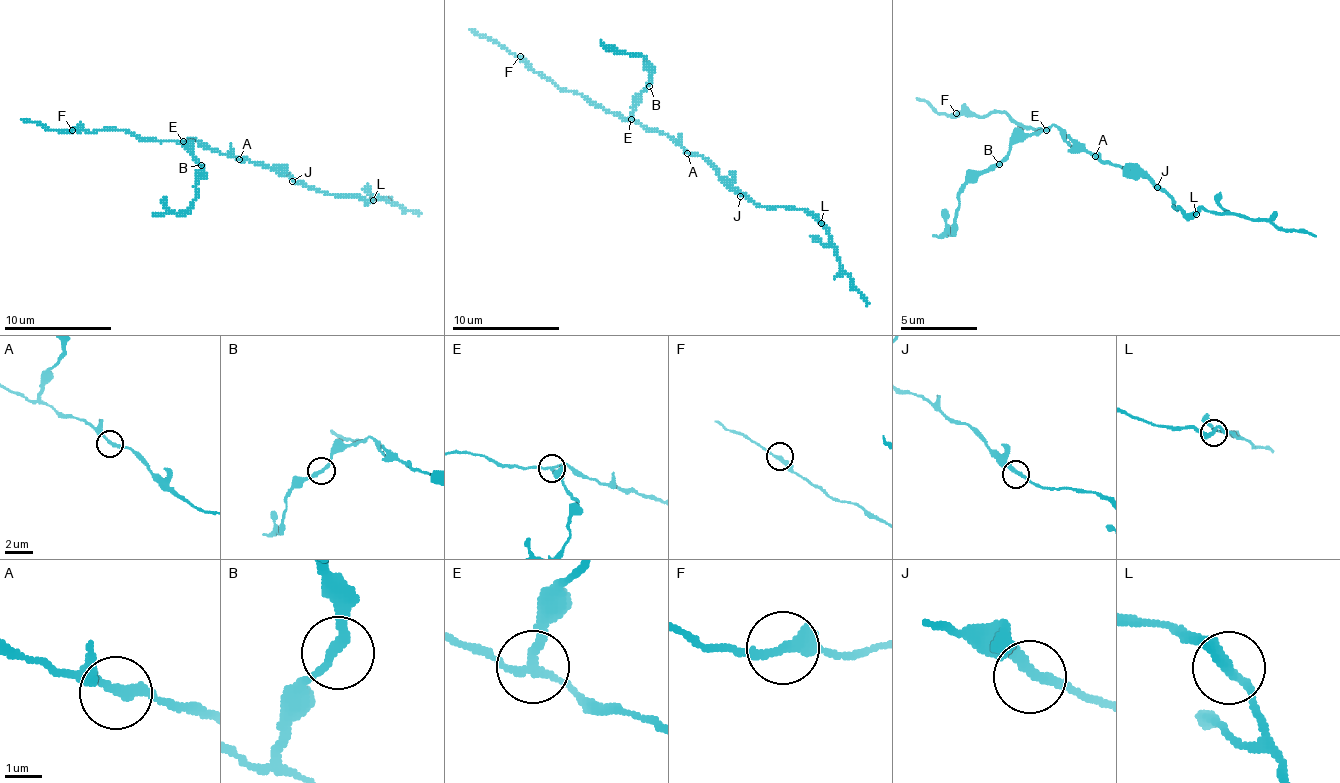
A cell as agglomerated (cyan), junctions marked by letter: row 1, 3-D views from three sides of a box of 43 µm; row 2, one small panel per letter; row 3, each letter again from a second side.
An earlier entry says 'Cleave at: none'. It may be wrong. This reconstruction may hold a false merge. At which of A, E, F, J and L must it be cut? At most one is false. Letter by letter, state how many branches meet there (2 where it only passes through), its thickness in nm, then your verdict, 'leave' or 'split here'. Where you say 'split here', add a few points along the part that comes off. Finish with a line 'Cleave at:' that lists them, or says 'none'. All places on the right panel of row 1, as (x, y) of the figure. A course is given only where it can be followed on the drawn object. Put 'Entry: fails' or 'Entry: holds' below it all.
A: 2 branches meet; 240 nm thick; leave
E: 3 branches meet; 200 nm thick; split here; foreign part runs (1045, 129), (1018, 140), (995, 164), (968, 183), (952, 229), (933, 237)
F: 2 branches meet; 280 nm thick; leave
J: 2 branches meet; 260 nm thick; leave
L: 2 branches meet; 280 nm thick; leave
Cleave at: E
Entry: fails

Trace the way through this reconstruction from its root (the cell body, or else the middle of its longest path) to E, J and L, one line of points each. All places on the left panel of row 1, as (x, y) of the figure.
E: (239, 157), (201, 146), (193, 138), (182, 141)
J: (239, 157), (257, 165), (279, 168), (292, 181)
L: (239, 157), (257, 165), (279, 168), (292, 181), (300, 181), (330, 194), (373, 200)

